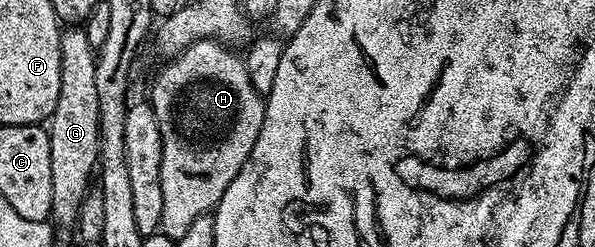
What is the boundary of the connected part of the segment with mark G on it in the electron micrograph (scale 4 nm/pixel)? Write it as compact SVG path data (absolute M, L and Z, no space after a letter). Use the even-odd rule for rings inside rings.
M70 26L62 30L61 36L61 66L60 94L57 104L48 122L50 132L49 147L52 163L52 208L50 218L59 231L73 231L78 224L78 213L82 202L91 191L90 177L95 177L96 165L99 163L99 104L96 79L96 50L88 42L85 29Z

